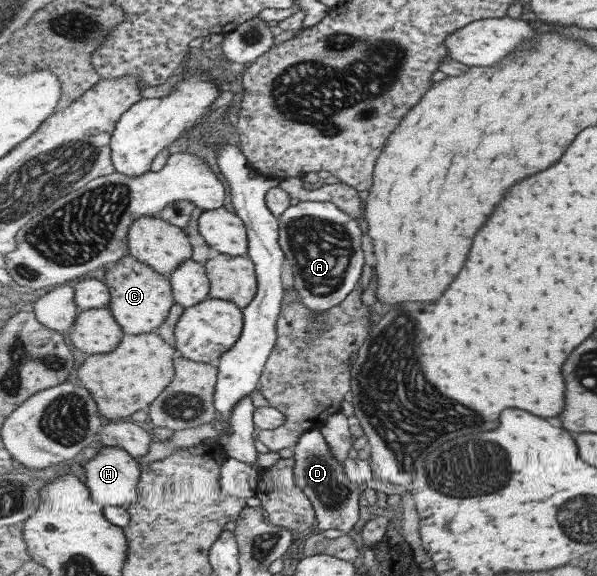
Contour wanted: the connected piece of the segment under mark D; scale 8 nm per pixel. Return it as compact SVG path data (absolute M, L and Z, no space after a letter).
M318 430L308 431L301 436L295 446L294 470L297 486L309 497L316 511L317 527L320 530L341 529L350 533L356 523L360 521L360 492L361 488L350 483L344 464L342 464L330 450L324 435Z

